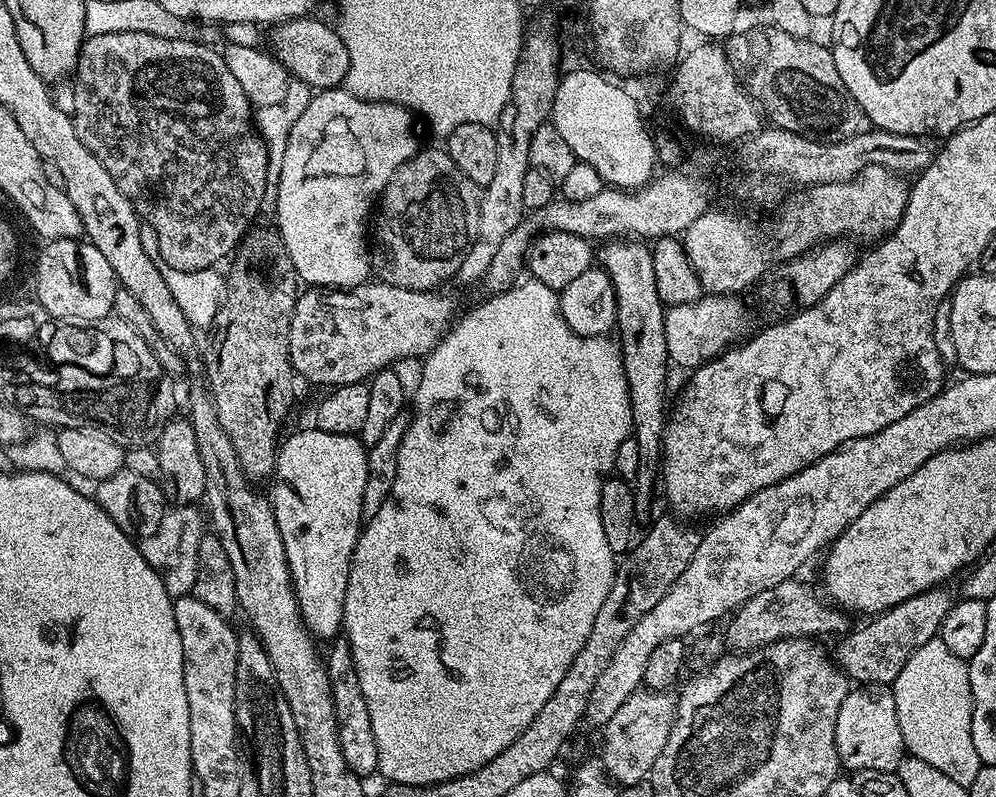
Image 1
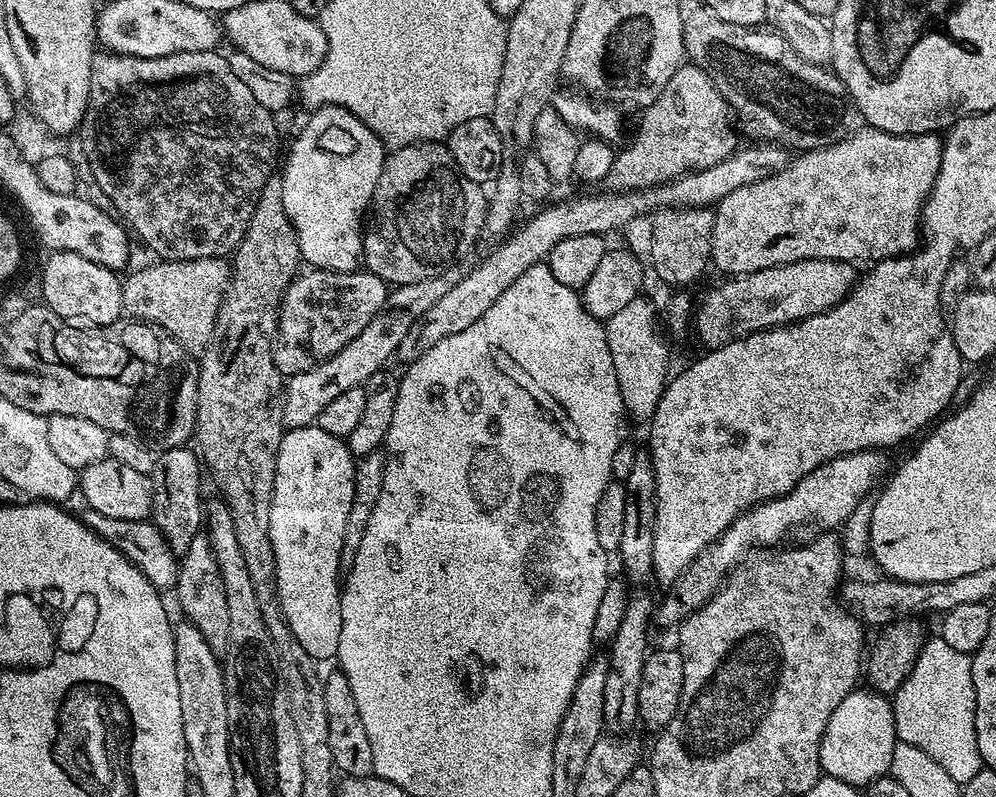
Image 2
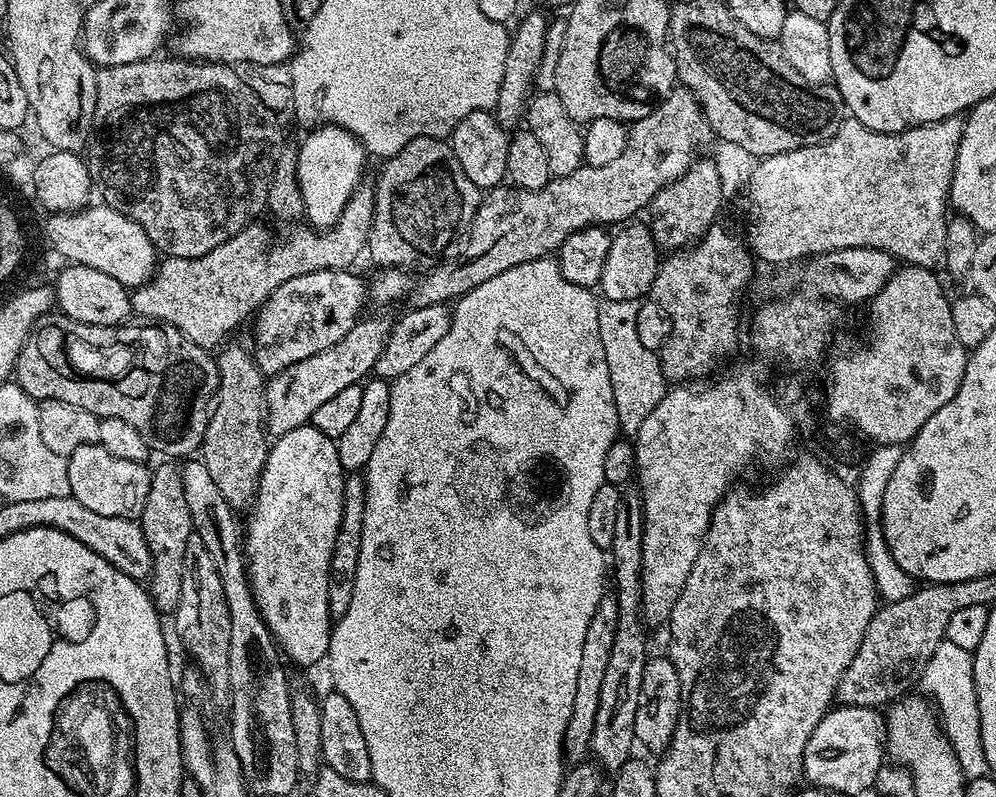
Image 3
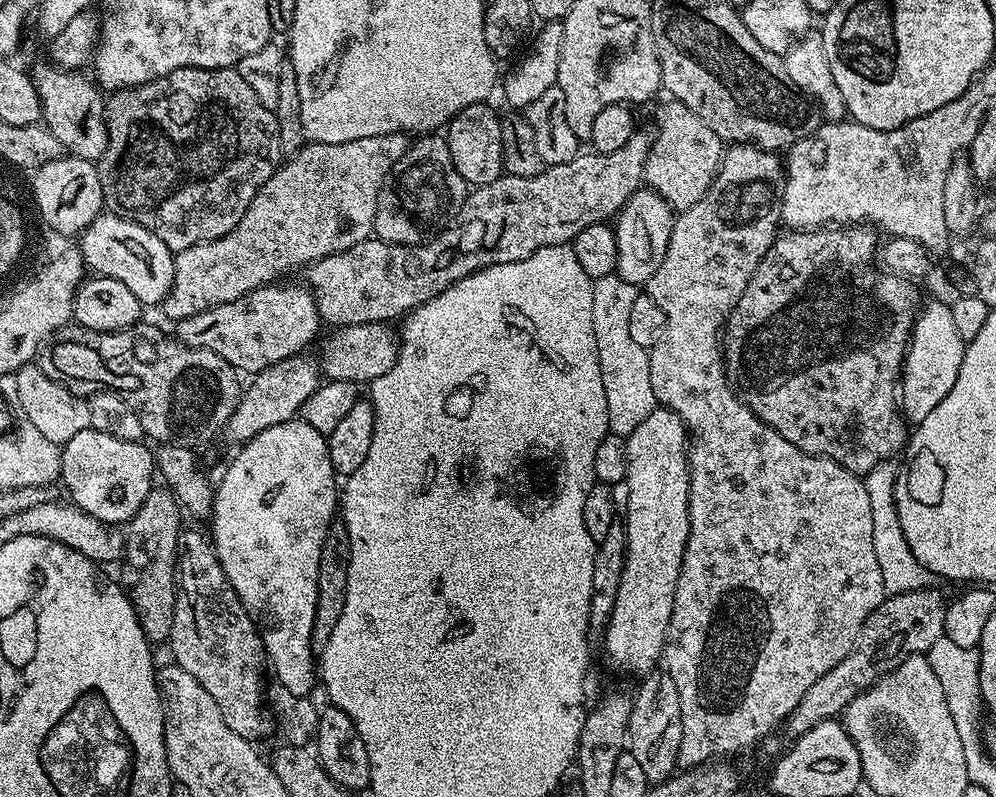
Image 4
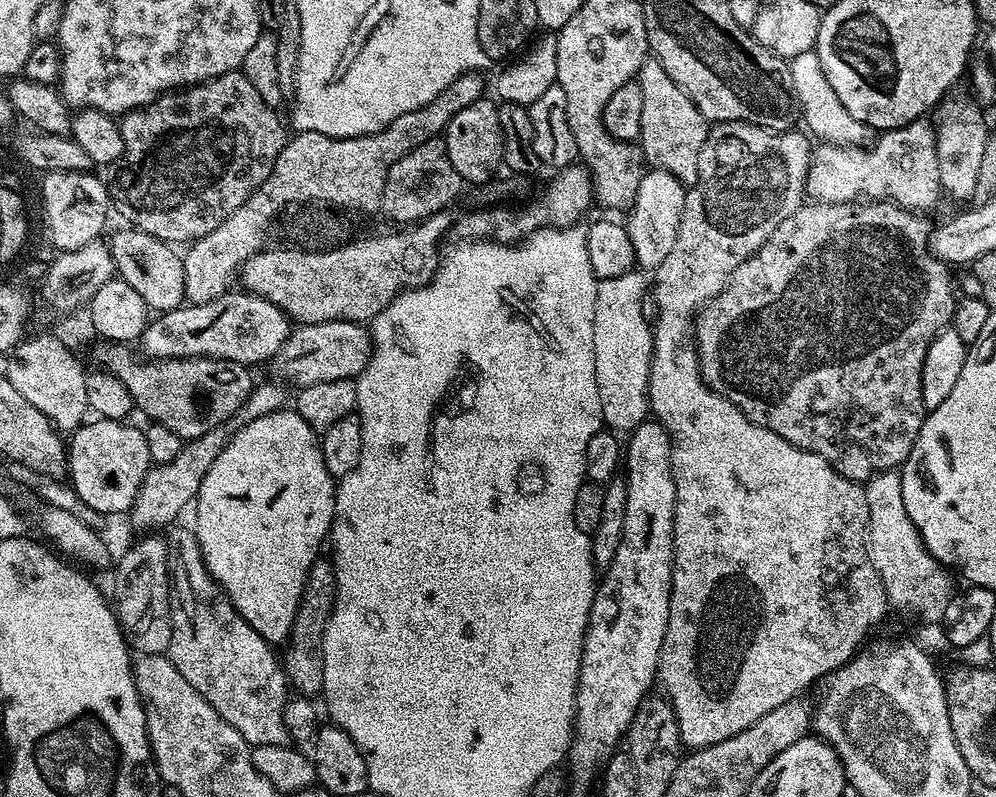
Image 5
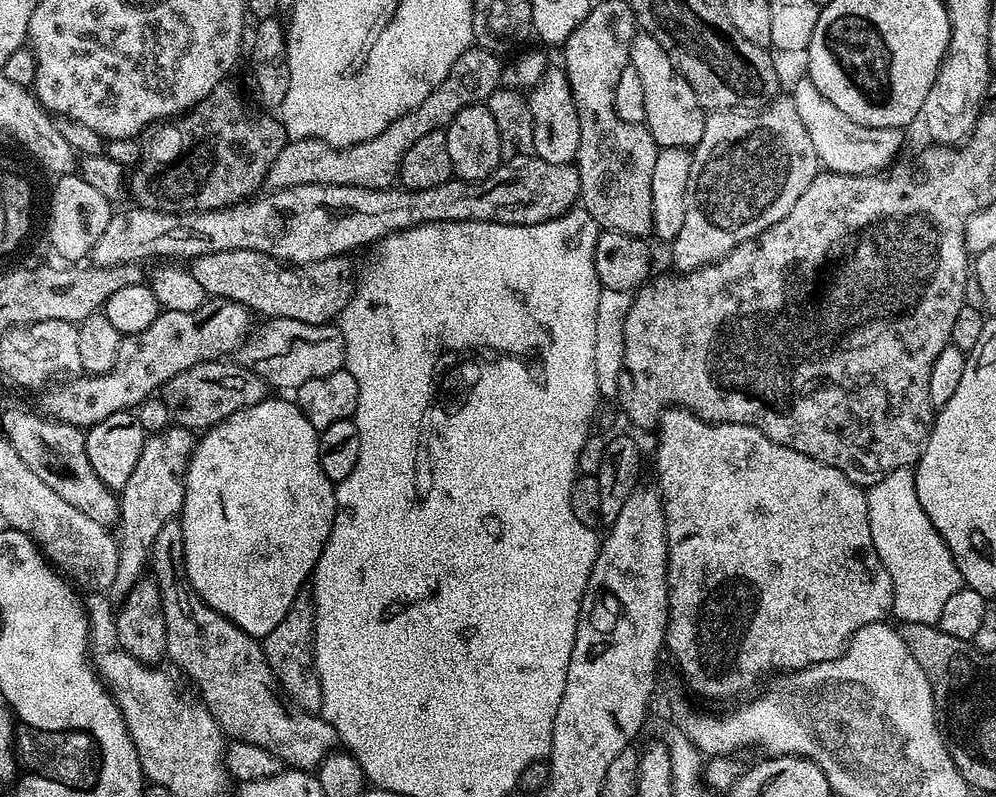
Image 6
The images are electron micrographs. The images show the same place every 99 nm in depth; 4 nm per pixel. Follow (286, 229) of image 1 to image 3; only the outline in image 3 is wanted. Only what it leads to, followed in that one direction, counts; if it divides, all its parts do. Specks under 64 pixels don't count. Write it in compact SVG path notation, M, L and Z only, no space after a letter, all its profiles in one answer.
M321 124L313 127L304 141L299 141L297 182L304 200L307 223L323 230L342 214L352 192L362 183L366 149L351 132L336 124Z

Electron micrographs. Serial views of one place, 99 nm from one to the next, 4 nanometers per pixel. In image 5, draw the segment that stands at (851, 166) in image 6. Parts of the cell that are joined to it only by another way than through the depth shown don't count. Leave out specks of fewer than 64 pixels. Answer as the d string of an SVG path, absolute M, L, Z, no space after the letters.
M815 50L791 57L788 69L792 79L792 94L798 105L799 115L800 112L804 115L805 126L803 125L803 127L813 137L816 135L817 141L850 148L867 145L873 139L873 128L868 124L858 122L858 118L854 118L854 114L850 114L850 110L846 110L846 106L842 106L838 94L834 94L834 86L830 86L830 82L826 82L826 70L822 70L822 62Z

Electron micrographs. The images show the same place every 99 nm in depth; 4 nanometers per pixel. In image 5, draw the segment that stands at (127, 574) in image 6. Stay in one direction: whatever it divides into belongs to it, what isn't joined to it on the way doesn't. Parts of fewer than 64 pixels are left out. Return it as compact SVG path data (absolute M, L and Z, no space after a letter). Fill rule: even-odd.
M219 424L212 431L200 435L196 439L185 441L174 458L169 463L153 465L144 476L139 486L138 494L129 508L131 523L140 532L162 530L173 525L180 512L195 501L202 478L213 465L221 450L231 440L231 427ZM161 528L161 529L160 529Z

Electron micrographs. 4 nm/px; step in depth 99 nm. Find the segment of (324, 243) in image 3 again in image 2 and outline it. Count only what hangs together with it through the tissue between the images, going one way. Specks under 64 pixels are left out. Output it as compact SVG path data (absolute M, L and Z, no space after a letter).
M219 256L198 258L197 260L160 260L148 264L137 272L129 271L122 280L122 302L124 312L140 322L147 322L164 328L174 339L195 357L201 357L213 338L219 308L232 280L233 265Z

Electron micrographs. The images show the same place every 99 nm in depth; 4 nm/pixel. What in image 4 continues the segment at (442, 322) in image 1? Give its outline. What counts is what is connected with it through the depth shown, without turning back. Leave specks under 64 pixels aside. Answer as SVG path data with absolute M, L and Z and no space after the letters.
M273 282L256 288L234 302L226 302L202 314L175 321L175 339L182 342L185 348L205 348L218 354L218 358L226 358L226 362L241 373L262 372L284 359L301 355L305 351L303 348L321 335L320 311L307 287L279 284Z

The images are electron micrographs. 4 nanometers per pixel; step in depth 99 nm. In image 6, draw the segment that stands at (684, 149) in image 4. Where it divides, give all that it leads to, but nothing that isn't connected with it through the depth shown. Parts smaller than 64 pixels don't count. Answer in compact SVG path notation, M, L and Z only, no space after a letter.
M640 30L632 38L628 62L634 70L638 70L638 78L642 82L642 91L646 98L644 124L654 138L657 149L695 148L702 138L706 112L690 82L686 82L683 74L676 69L670 54L666 54L666 50L662 50L662 46L654 42L649 32Z

